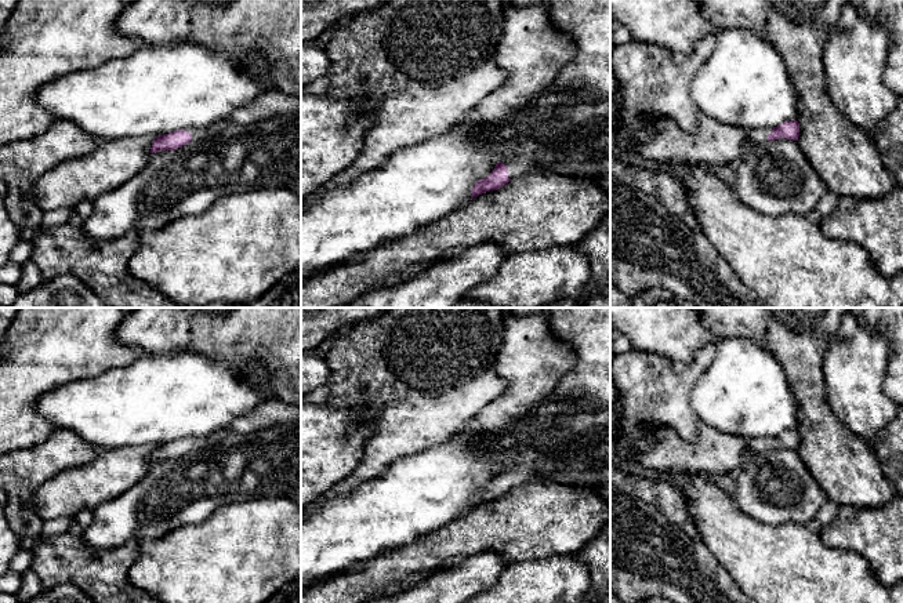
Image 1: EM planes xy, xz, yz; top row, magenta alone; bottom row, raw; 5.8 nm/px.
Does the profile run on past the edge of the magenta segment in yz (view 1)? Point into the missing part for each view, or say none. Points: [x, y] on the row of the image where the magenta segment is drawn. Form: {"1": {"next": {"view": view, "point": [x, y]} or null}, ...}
{"1": {"next": {"view": "yz", "point": [758, 135]}}}

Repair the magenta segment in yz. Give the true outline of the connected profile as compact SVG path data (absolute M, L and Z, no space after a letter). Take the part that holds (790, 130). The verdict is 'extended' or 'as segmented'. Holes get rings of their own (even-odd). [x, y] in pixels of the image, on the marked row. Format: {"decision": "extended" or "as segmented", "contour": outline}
{"decision": "extended", "contour": "M797 120L784 121L783 124L773 128L754 128L748 132L748 141L759 145L780 138L798 141L798 137L799 124Z"}

